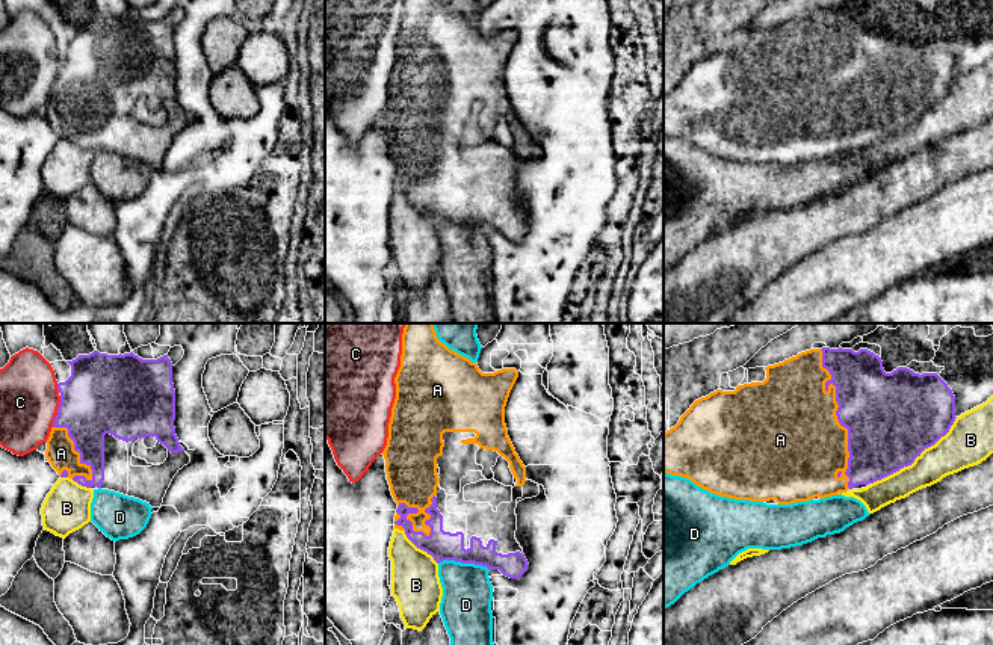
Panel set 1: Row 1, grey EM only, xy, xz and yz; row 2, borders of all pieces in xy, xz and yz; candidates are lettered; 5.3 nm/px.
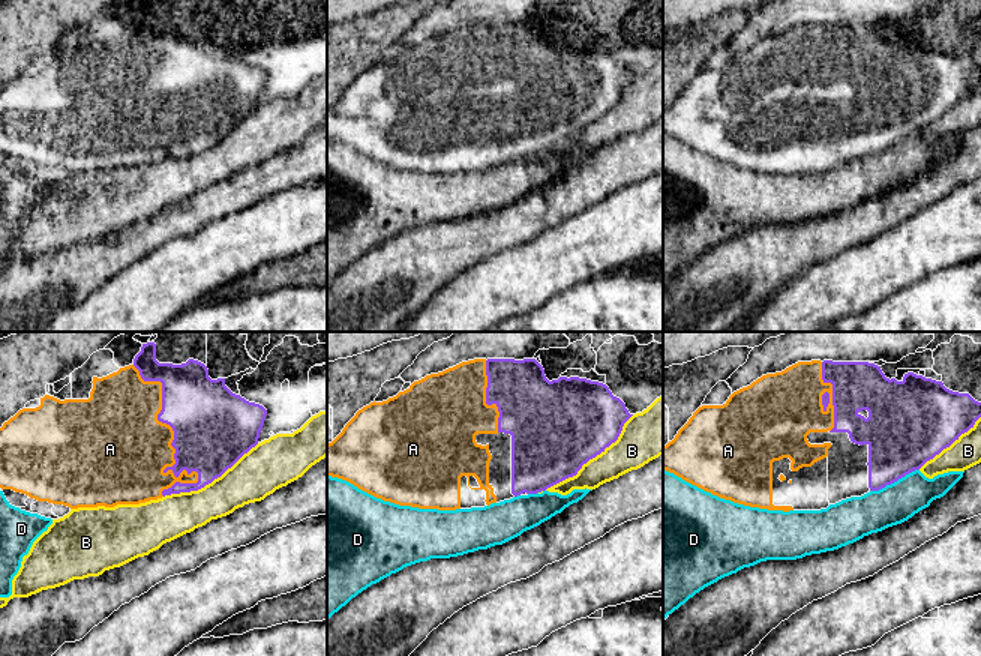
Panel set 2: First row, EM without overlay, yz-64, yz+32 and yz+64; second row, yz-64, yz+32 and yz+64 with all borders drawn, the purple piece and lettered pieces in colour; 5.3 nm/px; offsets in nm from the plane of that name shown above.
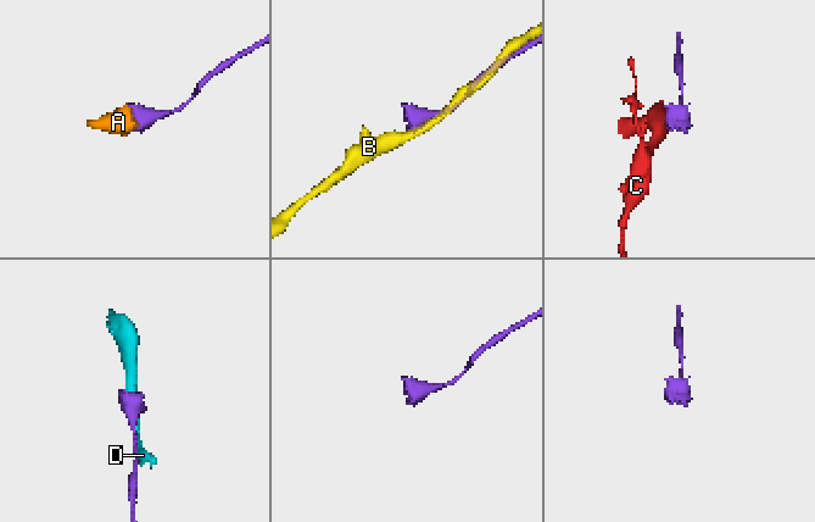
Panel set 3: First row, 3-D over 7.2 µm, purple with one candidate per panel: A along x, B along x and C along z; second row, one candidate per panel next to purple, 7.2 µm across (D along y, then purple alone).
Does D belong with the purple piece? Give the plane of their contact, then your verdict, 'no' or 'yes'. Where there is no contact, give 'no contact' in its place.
contact in xz; no

